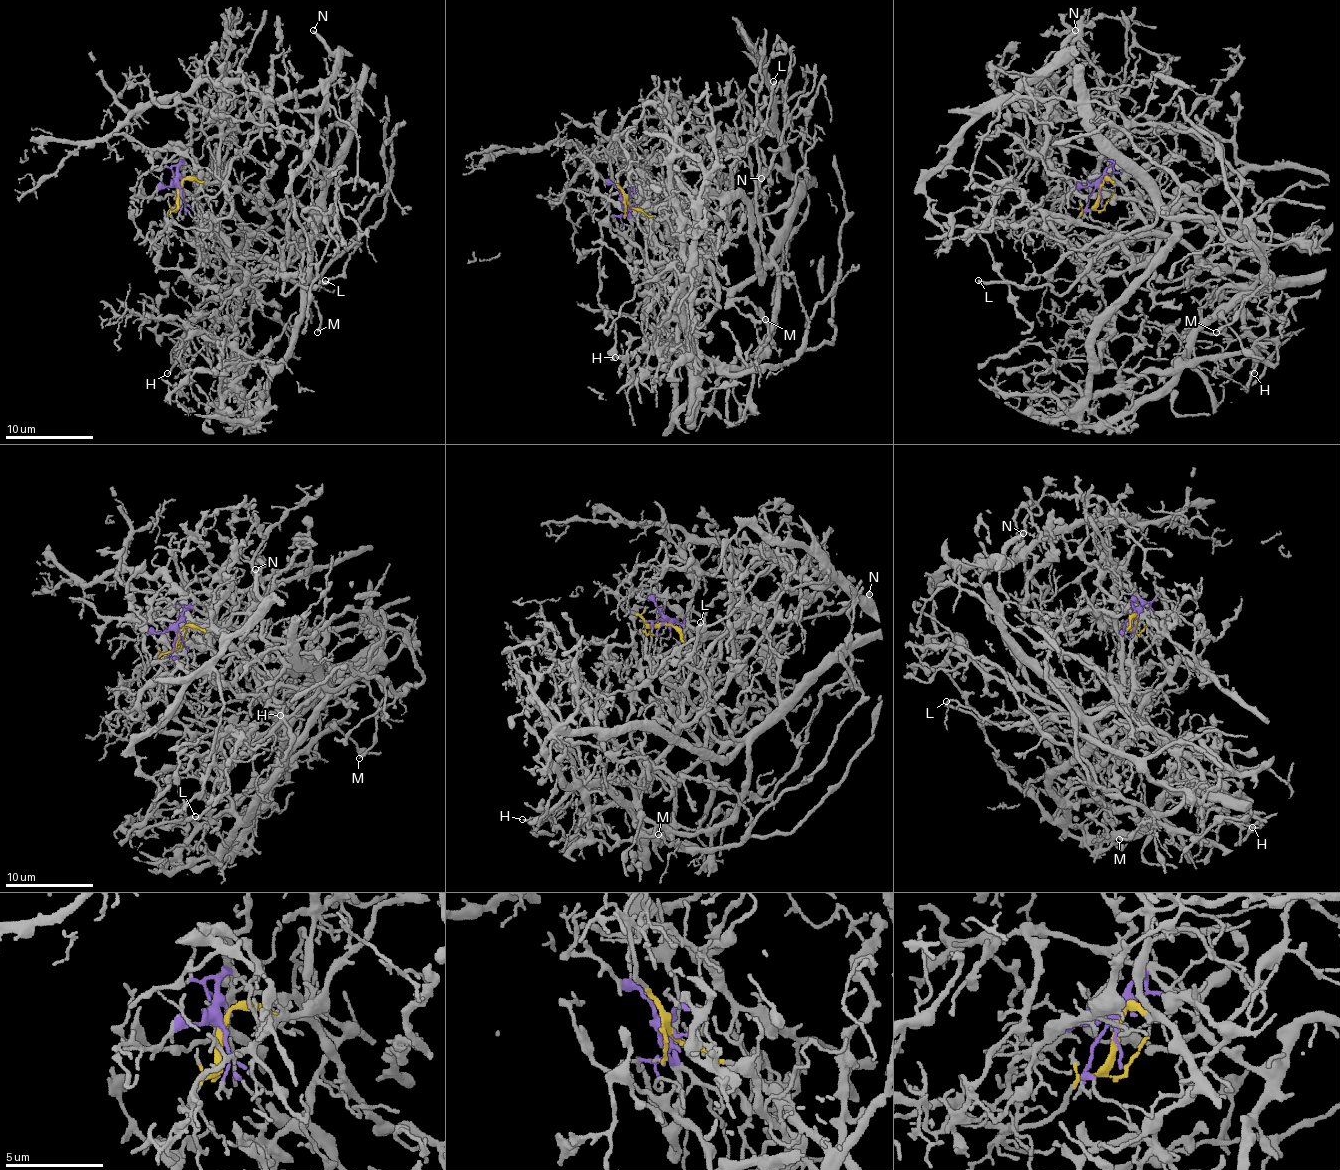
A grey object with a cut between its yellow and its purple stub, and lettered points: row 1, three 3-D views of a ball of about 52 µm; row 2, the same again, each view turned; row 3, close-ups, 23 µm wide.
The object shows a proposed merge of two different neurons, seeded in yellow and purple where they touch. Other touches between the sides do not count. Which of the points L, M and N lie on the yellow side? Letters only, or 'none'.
L, M

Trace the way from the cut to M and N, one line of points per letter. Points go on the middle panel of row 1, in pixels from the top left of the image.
M: (627, 204), (662, 219), (697, 255), (695, 301), (679, 338), (697, 372), (750, 369), (768, 336), (766, 319)
N: (629, 204), (713, 277), (710, 169), (730, 149), (715, 138), (770, 131), (783, 164), (761, 177)

